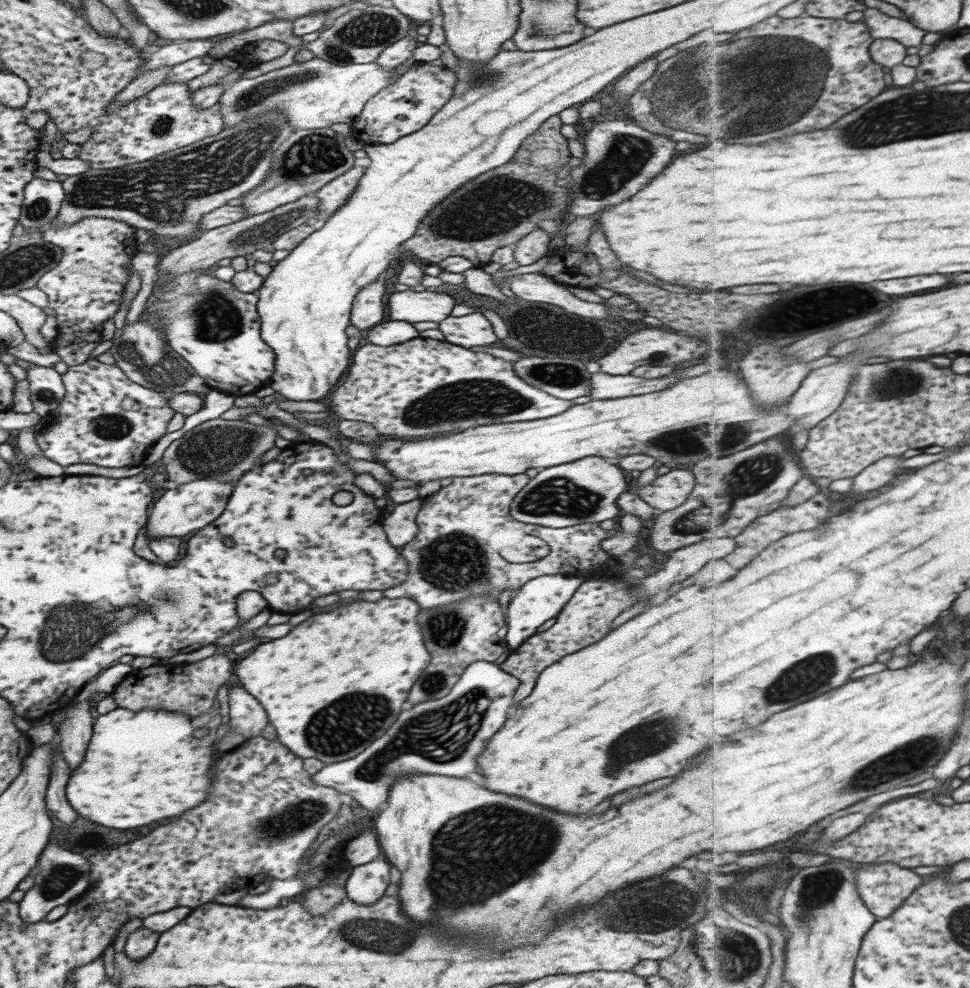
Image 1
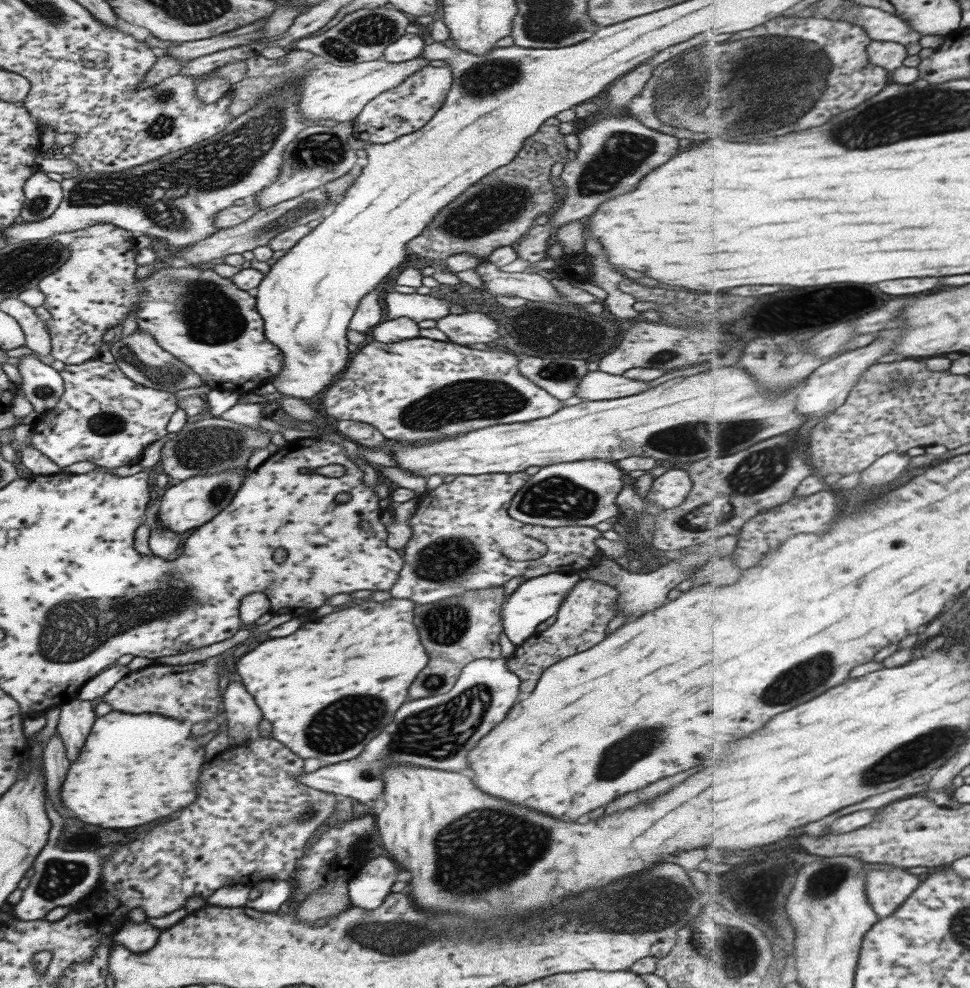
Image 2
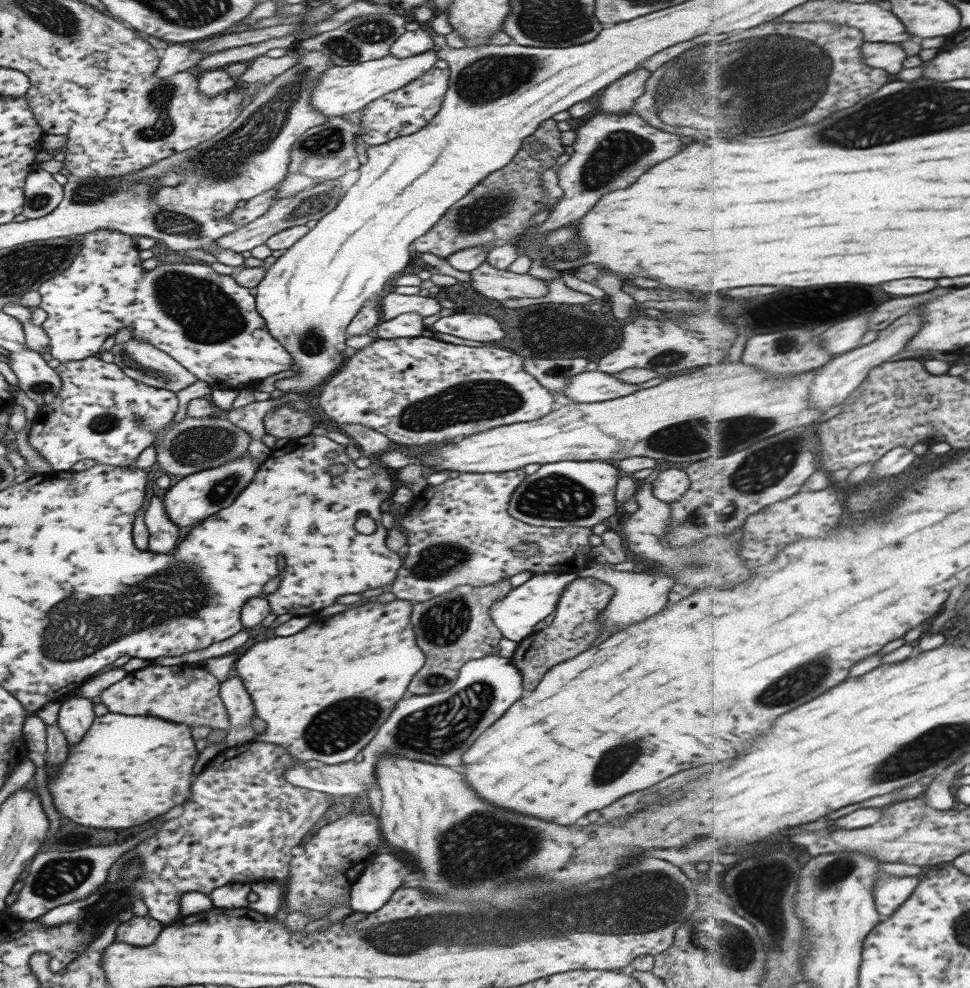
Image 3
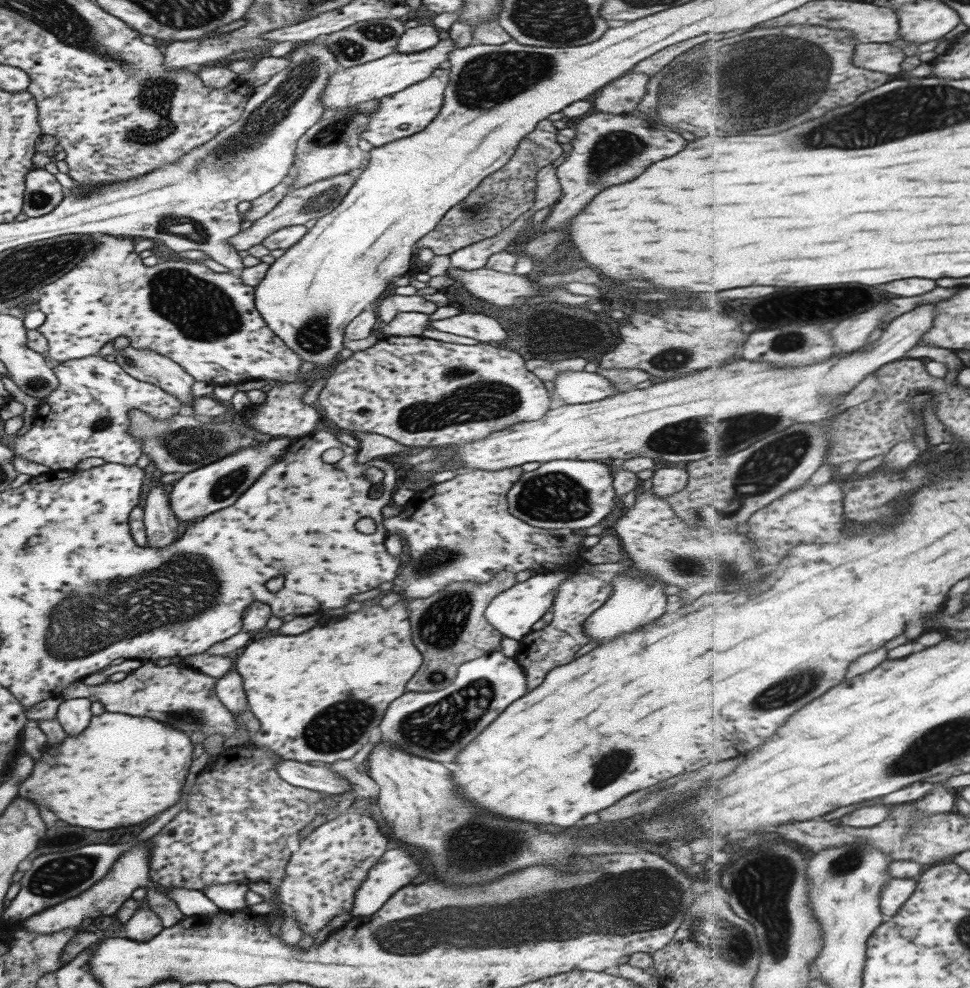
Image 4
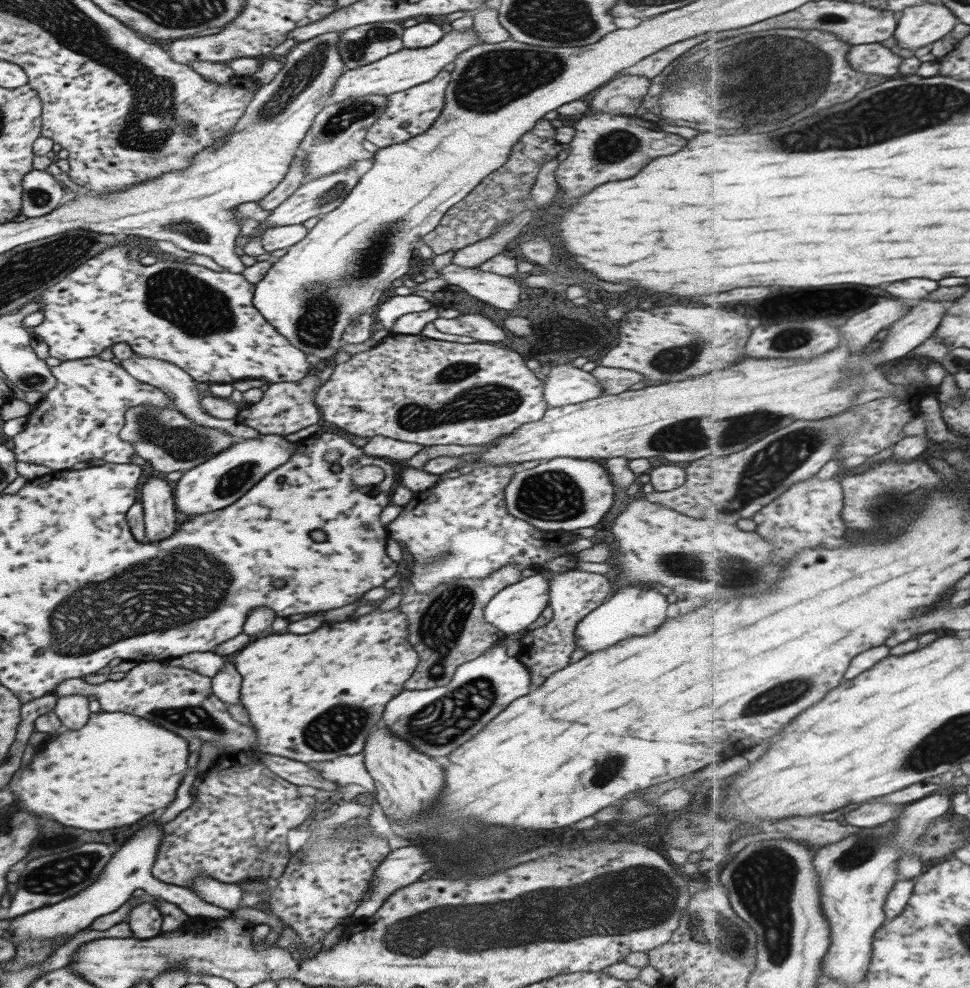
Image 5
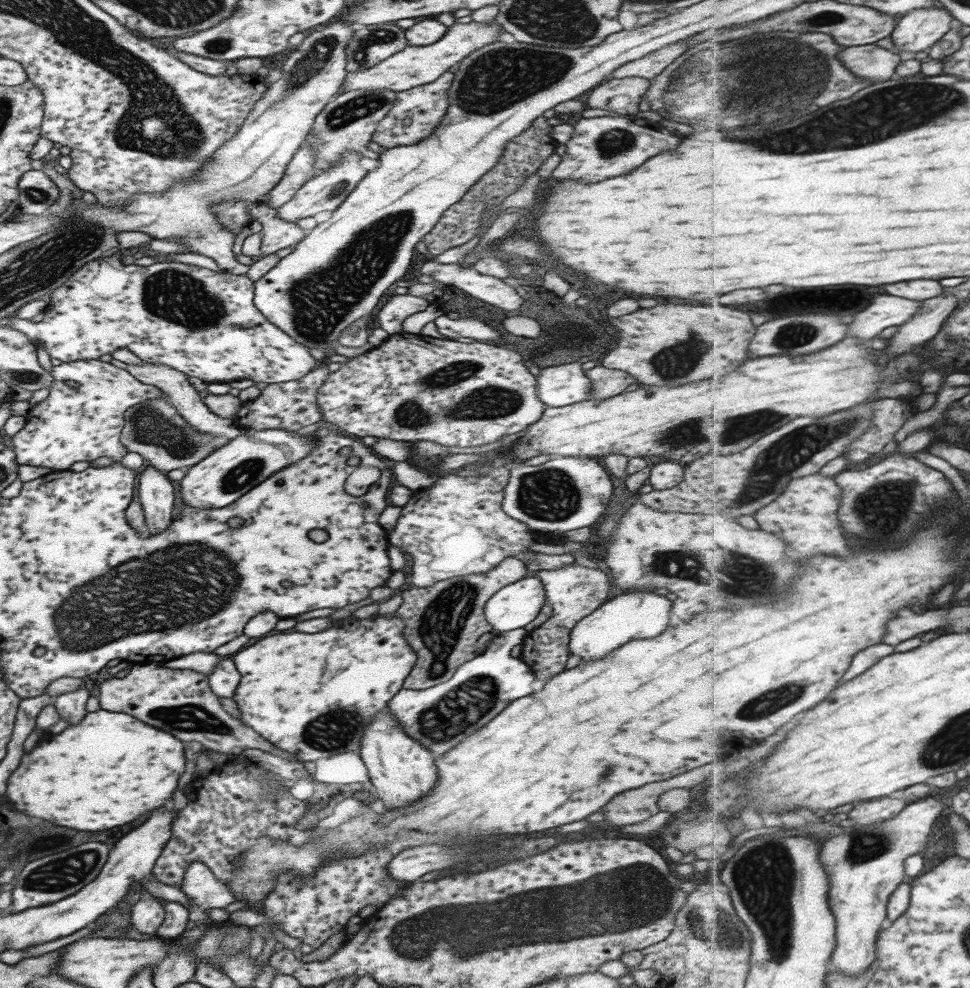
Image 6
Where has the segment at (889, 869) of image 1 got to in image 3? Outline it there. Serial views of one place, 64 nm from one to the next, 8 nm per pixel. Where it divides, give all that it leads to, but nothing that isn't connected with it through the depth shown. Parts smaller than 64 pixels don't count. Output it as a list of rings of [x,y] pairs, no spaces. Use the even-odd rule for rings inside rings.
[[[881,872],[873,895],[876,896],[876,906],[883,918],[893,916],[900,909],[900,905],[912,897],[911,894],[915,892],[917,886],[919,886],[917,875],[898,878]]]

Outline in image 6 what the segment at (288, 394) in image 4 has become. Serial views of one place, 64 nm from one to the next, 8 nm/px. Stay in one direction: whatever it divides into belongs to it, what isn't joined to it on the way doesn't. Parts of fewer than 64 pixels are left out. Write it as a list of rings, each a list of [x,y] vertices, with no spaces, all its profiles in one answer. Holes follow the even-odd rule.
[[[326,366],[312,369],[305,377],[289,382],[278,382],[261,388],[259,396],[253,402],[243,403],[234,414],[234,424],[247,429],[285,429],[296,431],[307,424],[313,424],[322,418],[315,402],[317,389],[327,379]]]

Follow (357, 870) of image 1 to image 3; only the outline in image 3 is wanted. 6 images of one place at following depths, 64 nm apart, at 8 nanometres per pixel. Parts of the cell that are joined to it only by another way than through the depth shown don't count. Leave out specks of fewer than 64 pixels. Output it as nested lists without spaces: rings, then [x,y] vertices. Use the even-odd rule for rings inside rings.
[[[391,850],[380,853],[349,887],[350,909],[352,912],[375,912],[401,887],[403,878],[412,870],[401,858],[396,858]]]

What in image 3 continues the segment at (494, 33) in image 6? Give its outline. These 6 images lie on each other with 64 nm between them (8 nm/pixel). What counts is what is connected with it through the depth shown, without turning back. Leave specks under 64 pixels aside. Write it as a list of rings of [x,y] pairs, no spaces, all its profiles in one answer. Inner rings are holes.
[[[433,49],[420,52],[405,58],[385,55],[383,58],[368,60],[347,66],[330,66],[320,74],[318,83],[310,92],[310,103],[323,116],[338,117],[355,112],[369,104],[372,100],[389,92],[400,89],[409,81],[416,80],[437,62],[438,56]]]

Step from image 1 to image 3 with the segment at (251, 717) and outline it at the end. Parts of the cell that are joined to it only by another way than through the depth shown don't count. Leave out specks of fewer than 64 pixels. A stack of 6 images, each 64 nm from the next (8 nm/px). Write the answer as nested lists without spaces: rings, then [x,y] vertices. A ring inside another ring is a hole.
[[[237,676],[227,678],[218,686],[218,695],[222,700],[228,714],[229,726],[226,728],[226,748],[239,746],[252,740],[256,733],[251,728],[249,721],[253,716],[253,706],[247,692],[241,686]]]

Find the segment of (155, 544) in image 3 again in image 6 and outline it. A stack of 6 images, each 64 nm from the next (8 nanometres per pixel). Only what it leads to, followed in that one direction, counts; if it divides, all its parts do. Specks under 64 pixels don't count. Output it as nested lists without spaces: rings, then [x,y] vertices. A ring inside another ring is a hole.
[[[147,466],[137,473],[137,500],[144,514],[147,534],[154,535],[165,530],[171,522],[175,504],[173,486],[165,473]]]

